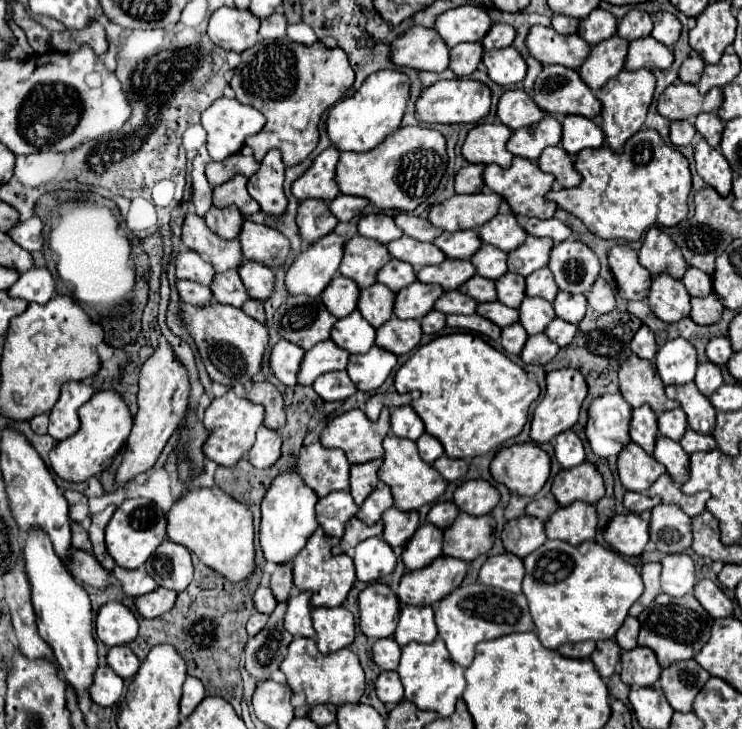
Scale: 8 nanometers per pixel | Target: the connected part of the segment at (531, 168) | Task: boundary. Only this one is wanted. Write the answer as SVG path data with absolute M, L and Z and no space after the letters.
M513 157L513 165L509 169L499 169L497 165L487 165L483 171L485 185L501 195L513 209L515 215L527 215L537 219L551 219L557 205L547 201L545 195L551 191L553 177L549 173L543 173L535 161L527 161L523 157Z

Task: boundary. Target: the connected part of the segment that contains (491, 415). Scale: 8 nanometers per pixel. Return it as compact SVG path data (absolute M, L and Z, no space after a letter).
M451 333L435 337L427 345L421 345L409 357L409 361L399 367L395 375L395 387L399 393L409 393L413 389L421 391L421 397L413 401L411 407L423 419L425 431L433 437L439 437L445 455L457 459L485 455L499 449L507 439L517 437L527 423L529 405L539 397L539 385L531 381L517 363L513 363L509 357L473 333Z

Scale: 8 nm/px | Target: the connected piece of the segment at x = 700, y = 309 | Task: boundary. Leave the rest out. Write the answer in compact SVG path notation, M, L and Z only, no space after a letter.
M711 293L709 297L691 297L691 319L697 325L713 325L721 319L723 313L723 303L719 301L719 297L715 293Z

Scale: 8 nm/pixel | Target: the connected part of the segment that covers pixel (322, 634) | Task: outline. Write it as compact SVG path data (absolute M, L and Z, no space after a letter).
M315 607L311 611L317 647L323 655L349 647L355 639L355 621L345 607Z

